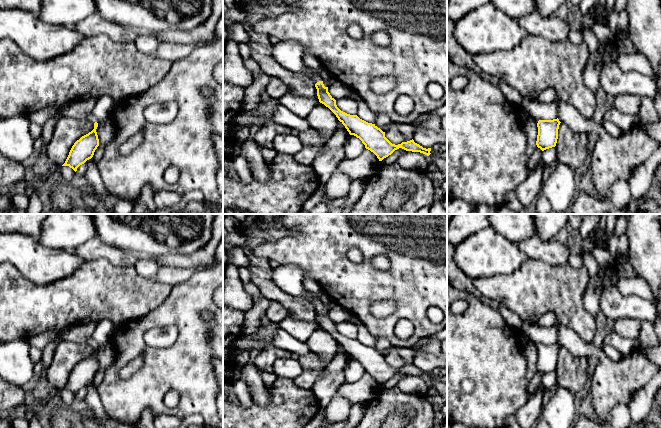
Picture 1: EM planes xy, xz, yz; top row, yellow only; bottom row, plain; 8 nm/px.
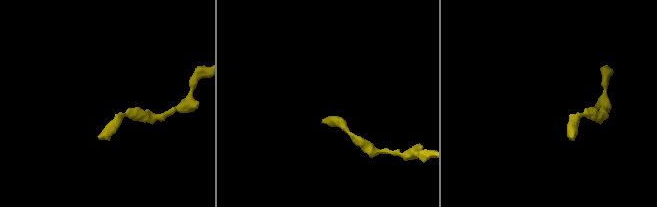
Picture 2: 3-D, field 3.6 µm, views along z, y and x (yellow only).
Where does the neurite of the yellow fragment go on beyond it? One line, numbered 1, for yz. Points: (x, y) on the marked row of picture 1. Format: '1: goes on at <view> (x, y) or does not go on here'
1: does not go on here

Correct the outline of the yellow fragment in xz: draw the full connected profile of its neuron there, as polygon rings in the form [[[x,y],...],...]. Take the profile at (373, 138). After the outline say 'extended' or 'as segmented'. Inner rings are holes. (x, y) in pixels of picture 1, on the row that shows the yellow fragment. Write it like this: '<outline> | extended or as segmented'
[[[313,77],[319,102],[328,107],[345,126],[350,135],[359,138],[365,145],[365,148],[373,152],[379,161],[391,155],[395,150],[402,148],[406,151],[420,152],[427,156],[431,153],[431,148],[423,148],[414,140],[402,142],[401,144],[392,144],[386,137],[385,132],[378,128],[375,124],[368,123],[360,119],[357,115],[350,115],[341,111],[336,100],[328,92],[328,87],[325,87],[320,77]]] | extended

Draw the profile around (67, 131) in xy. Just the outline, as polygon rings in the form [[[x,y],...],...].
[[[59,117],[53,136],[46,146],[46,155],[55,166],[62,166],[74,143],[94,129],[94,123],[87,119]]]

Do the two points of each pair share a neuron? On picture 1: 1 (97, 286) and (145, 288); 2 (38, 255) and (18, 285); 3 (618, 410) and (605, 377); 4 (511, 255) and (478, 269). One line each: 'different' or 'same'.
1: same
2: different
3: different
4: same

